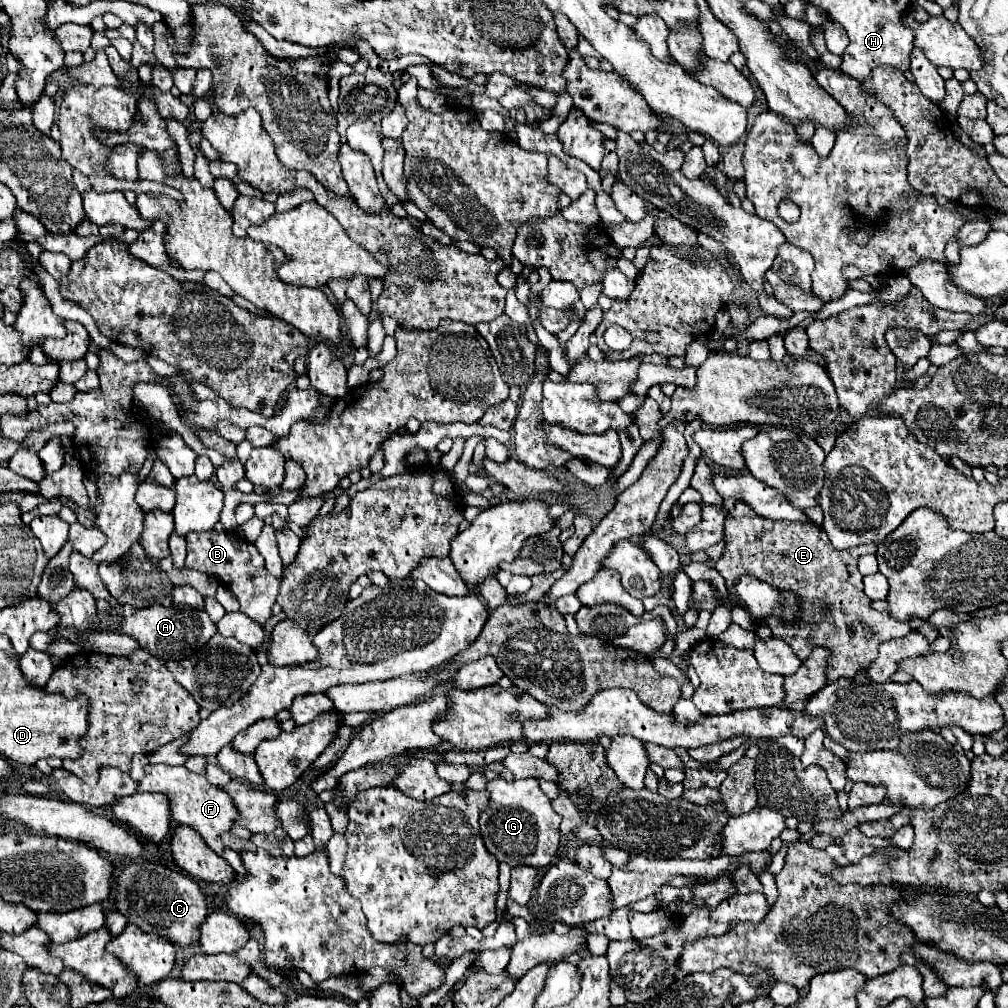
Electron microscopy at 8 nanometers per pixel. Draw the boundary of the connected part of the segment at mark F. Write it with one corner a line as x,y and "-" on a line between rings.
148,765
146,767
146,777
140,781
138,791
168,793
170,799
172,799
170,809
172,809
174,821
180,823
180,825
188,825
188,827
196,829
212,851
216,851
218,855
224,853
224,845
222,845
220,835
228,833
232,829
232,825
238,821
240,813
238,813
232,797
226,791
210,785
204,775
196,775
196,773
188,771
184,765
178,765
178,767

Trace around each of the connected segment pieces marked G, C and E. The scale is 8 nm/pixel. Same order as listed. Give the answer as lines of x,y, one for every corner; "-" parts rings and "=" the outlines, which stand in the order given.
494,779
488,781
486,789
490,791
490,807
480,815
480,833
484,839
486,849
496,855
498,861
508,861
510,867
514,863
522,863
526,859
526,865
542,869
546,865
550,865
558,853
558,845
560,845
560,815
554,813
550,799
542,793
540,783
536,779
522,779
522,781
504,781
504,779
=
136,861
128,865
118,875
112,895
116,897
118,911
126,915
130,923
144,929
146,933
156,933
182,947
198,941
198,925
202,925
202,921
208,917
206,899
198,883
178,871
156,863
=
738,501
732,511
726,513
724,523
724,553
716,561
716,571
724,577
726,587
734,589
738,577
752,575
760,581
776,585
782,591
792,591
798,597
800,615
794,621
782,621
780,617
768,617
764,625
770,627
772,635
784,639
792,651
804,661
814,647
824,647
830,651
830,665
826,683
834,683
838,679
850,679
878,657
878,645
886,639
904,637
910,633
910,627
904,621
894,621
888,613
878,613
870,607
870,599
862,593
862,575
858,571
858,557
864,553
876,553
878,545
862,545
846,551
838,551
830,545
826,531
814,523
788,523
788,521
770,521
766,517
758,517
750,505

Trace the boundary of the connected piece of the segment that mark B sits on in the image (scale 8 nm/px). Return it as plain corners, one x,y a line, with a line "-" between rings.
226,531
188,533
186,541
188,541
188,555
186,555
184,565
190,569
198,569
206,575
218,577
218,581
226,585
238,597
240,611
246,613
256,623
264,625
272,615
272,605
276,603
282,579
268,573
268,569
264,567
262,555
254,547
254,543
248,543
238,533
226,533

